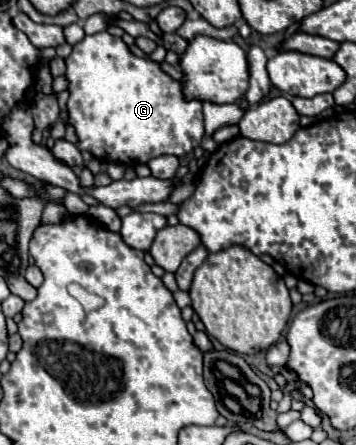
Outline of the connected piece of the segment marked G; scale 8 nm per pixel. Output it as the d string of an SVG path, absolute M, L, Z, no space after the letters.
M105 31L95 33L79 41L71 55L65 59L67 63L67 79L69 79L69 121L75 127L79 137L79 149L89 151L95 157L105 161L119 161L123 165L139 165L147 163L159 155L175 155L185 157L195 147L199 147L205 129L203 129L203 113L199 101L185 101L181 93L179 81L165 75L157 63L135 57L123 39L113 37Z

